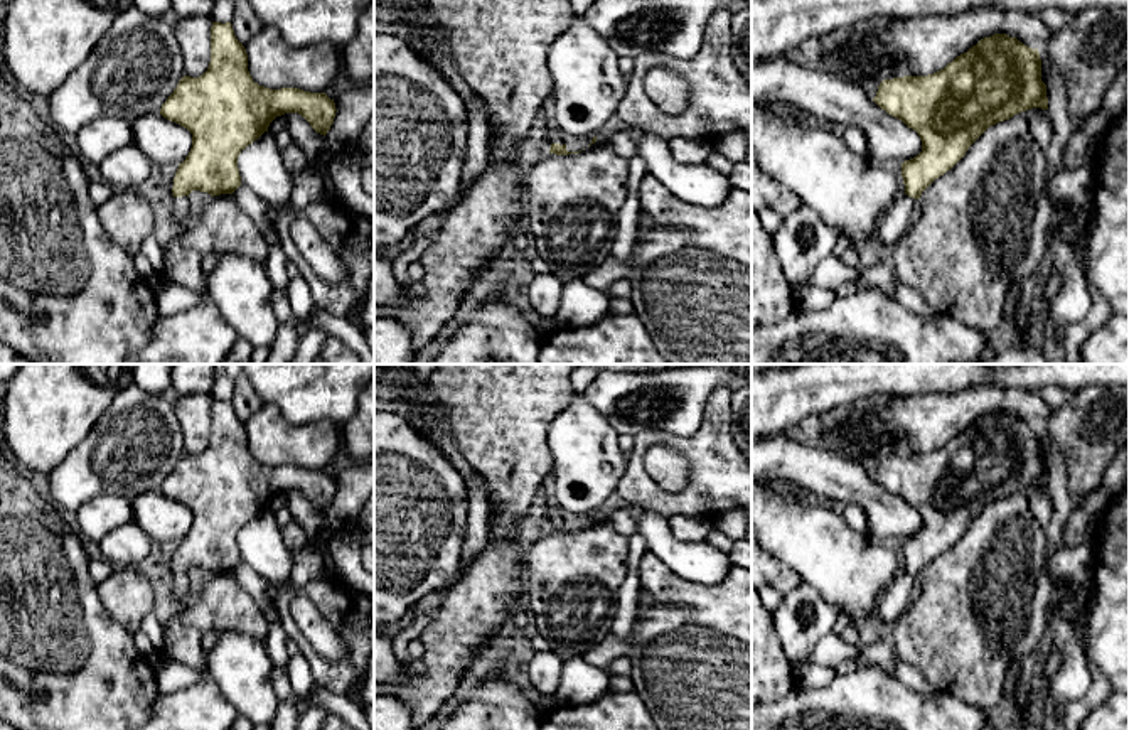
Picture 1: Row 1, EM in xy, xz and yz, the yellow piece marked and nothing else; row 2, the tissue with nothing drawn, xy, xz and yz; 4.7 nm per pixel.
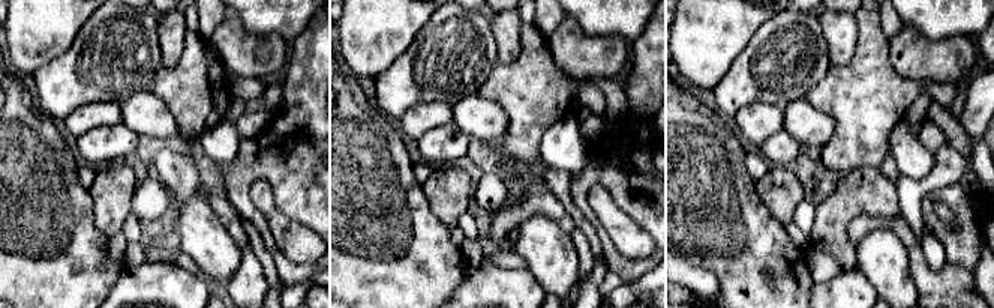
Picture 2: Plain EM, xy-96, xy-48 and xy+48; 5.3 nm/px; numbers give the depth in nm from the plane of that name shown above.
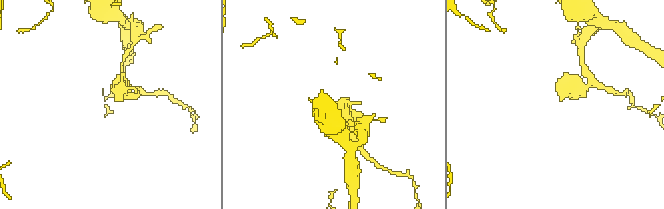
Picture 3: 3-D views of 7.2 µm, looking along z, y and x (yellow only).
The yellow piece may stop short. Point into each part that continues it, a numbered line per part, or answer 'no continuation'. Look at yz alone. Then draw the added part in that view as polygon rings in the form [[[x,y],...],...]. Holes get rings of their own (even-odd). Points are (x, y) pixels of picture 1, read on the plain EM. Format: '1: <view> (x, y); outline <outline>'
1: yz (895, 599); outline [[[903,572],[878,597],[875,614],[881,622],[893,622],[908,609],[915,577]]]

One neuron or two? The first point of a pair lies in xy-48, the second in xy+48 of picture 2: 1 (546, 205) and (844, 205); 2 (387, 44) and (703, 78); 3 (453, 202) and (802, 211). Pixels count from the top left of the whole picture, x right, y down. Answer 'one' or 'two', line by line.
1: one
2: one
3: two

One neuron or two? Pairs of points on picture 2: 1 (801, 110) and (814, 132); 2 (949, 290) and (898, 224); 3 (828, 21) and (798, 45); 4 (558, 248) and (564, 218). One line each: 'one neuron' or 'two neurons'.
1: one neuron
2: one neuron
3: two neurons
4: two neurons

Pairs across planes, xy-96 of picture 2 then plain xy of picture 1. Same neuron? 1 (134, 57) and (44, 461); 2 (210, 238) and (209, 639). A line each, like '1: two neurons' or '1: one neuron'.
1: two neurons
2: two neurons

